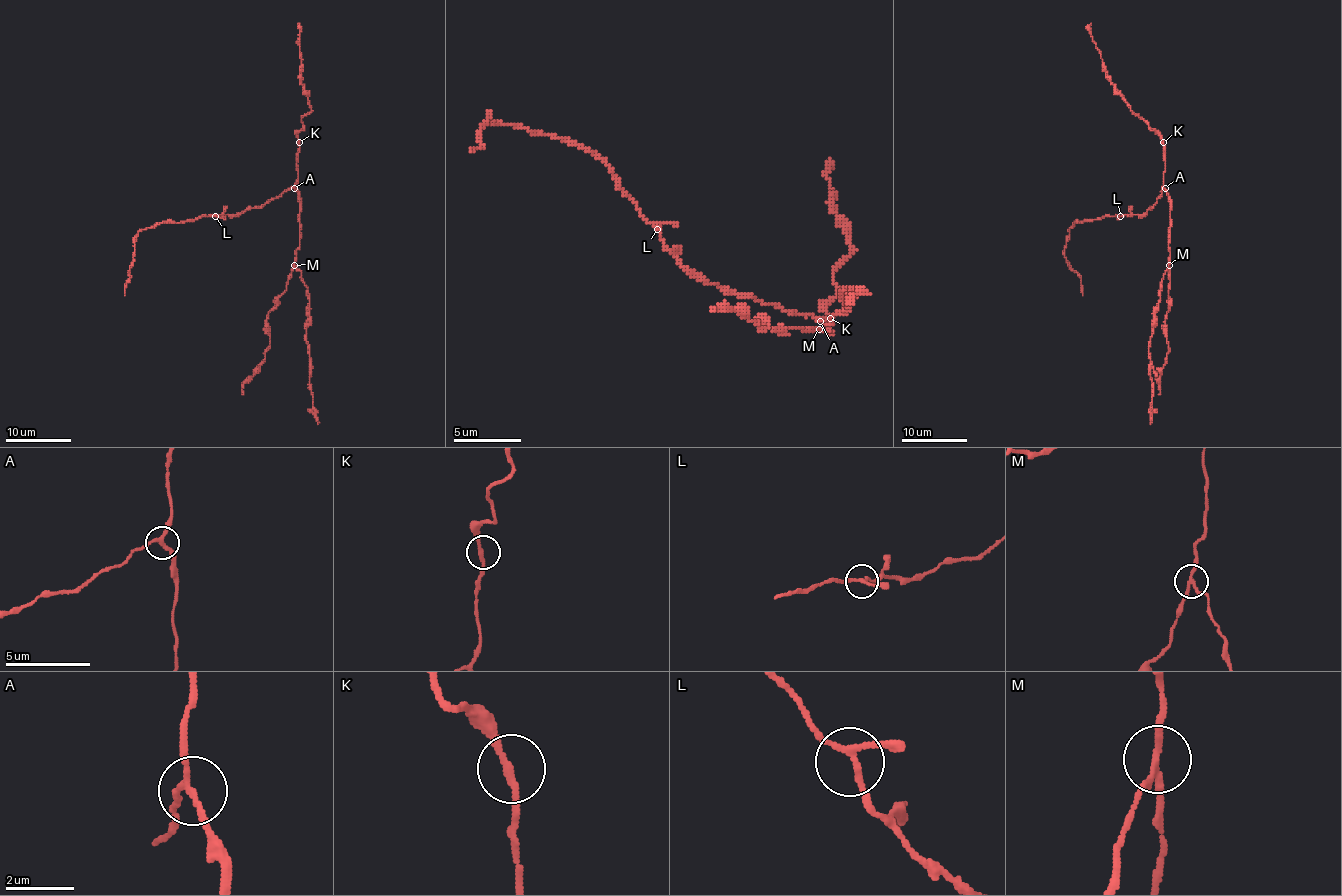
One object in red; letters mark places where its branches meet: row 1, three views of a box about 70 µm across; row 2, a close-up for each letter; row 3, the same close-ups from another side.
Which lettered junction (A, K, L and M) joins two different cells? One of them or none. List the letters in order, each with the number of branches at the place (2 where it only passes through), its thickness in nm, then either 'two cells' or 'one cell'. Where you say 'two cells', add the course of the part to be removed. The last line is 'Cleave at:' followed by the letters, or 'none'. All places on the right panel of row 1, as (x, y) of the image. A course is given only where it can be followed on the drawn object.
A: branches 3; calibre 150 nm; one cell
K: branches 2; calibre 180 nm; one cell
L: branches 3; calibre 160 nm; one cell
M: branches 3; calibre 170 nm; two cells; course (1168, 266), (1148, 345), (1150, 424)
Cleave at: M

